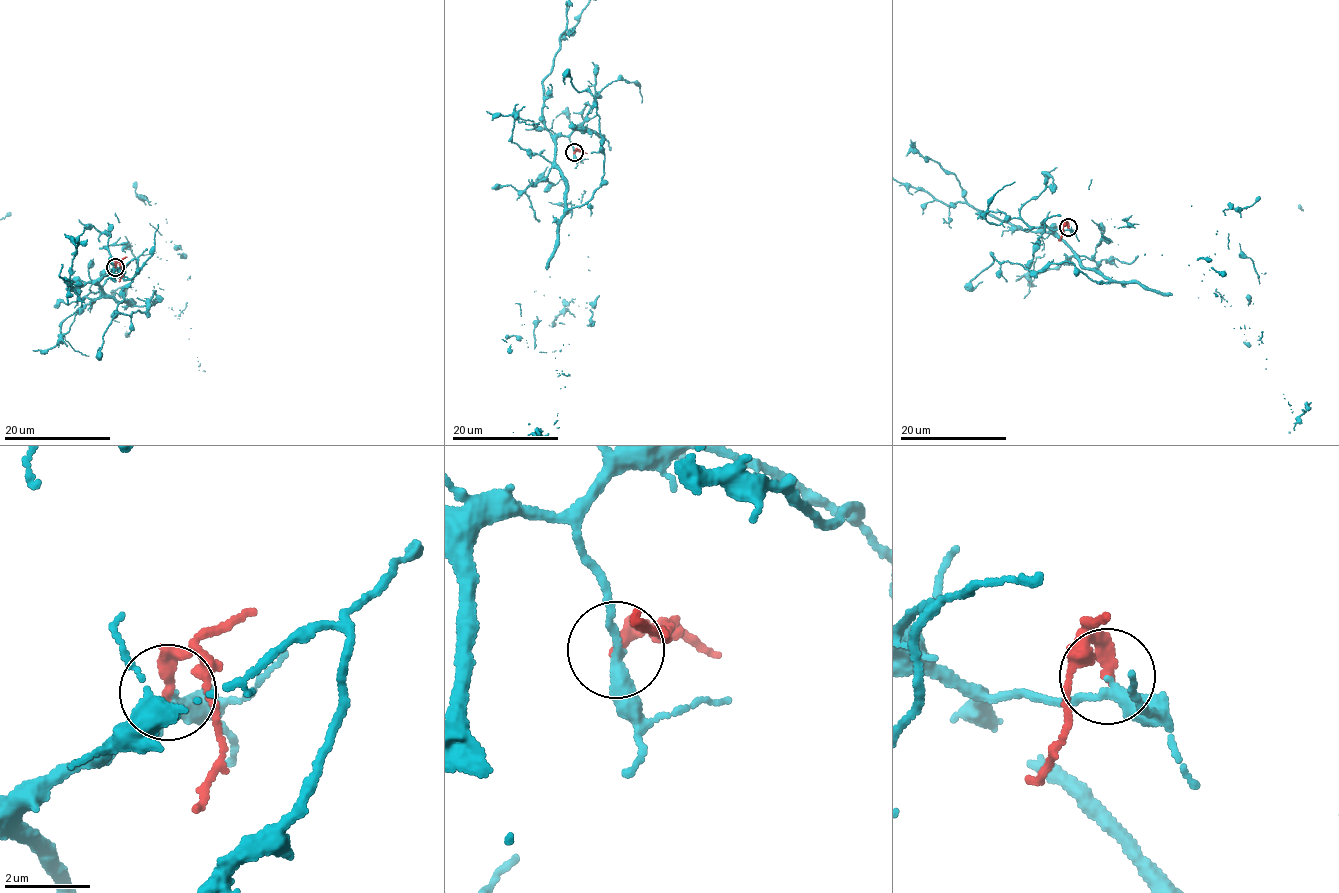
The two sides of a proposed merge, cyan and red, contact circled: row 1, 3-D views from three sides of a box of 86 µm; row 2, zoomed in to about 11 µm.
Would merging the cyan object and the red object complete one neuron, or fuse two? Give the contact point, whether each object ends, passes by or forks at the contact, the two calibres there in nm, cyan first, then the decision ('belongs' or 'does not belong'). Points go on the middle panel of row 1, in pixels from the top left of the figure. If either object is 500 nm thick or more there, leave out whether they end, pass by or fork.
(574, 152) | cyan passes by | red ends | 240/320 nm | does not belong

